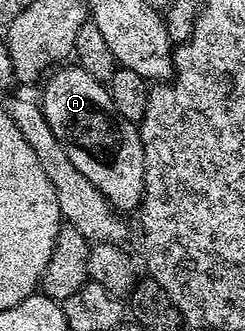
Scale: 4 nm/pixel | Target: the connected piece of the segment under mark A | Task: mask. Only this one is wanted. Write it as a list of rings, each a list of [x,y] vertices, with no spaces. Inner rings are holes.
[[[59,66],[46,77],[41,107],[49,122],[49,130],[57,134],[69,162],[101,190],[112,208],[128,214],[140,207],[145,186],[145,154],[139,129],[113,107],[113,98],[104,81],[93,78],[84,68]],[[47,84],[47,85],[46,85]]]

